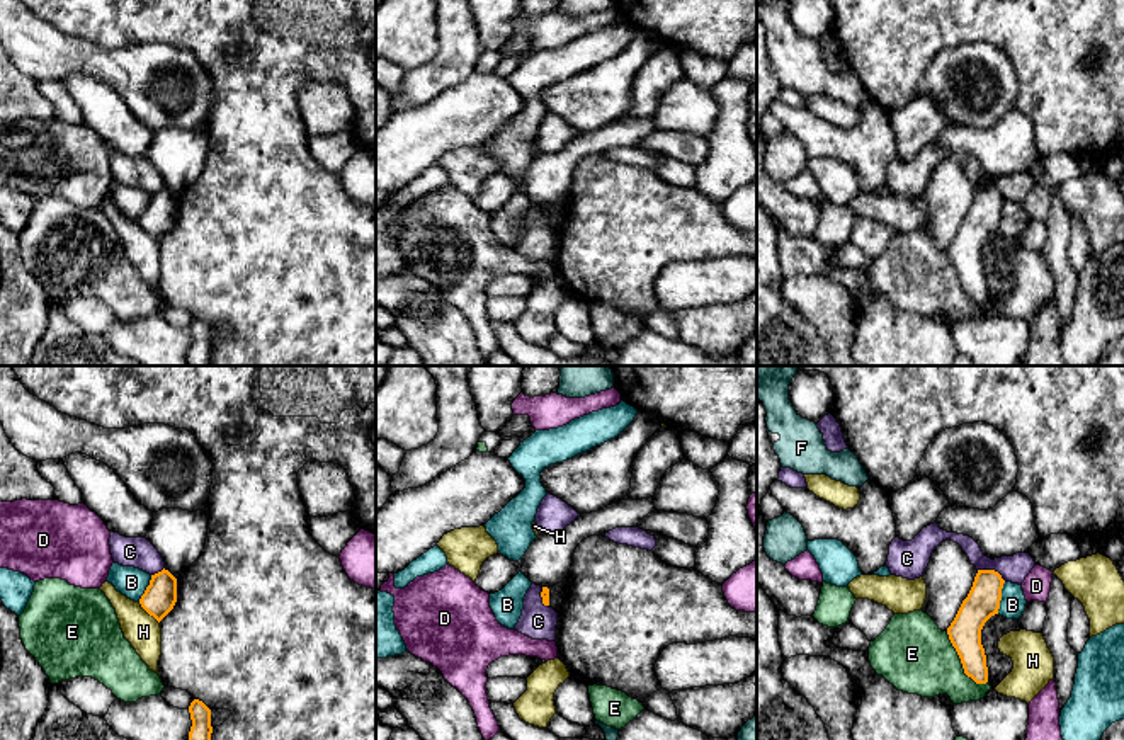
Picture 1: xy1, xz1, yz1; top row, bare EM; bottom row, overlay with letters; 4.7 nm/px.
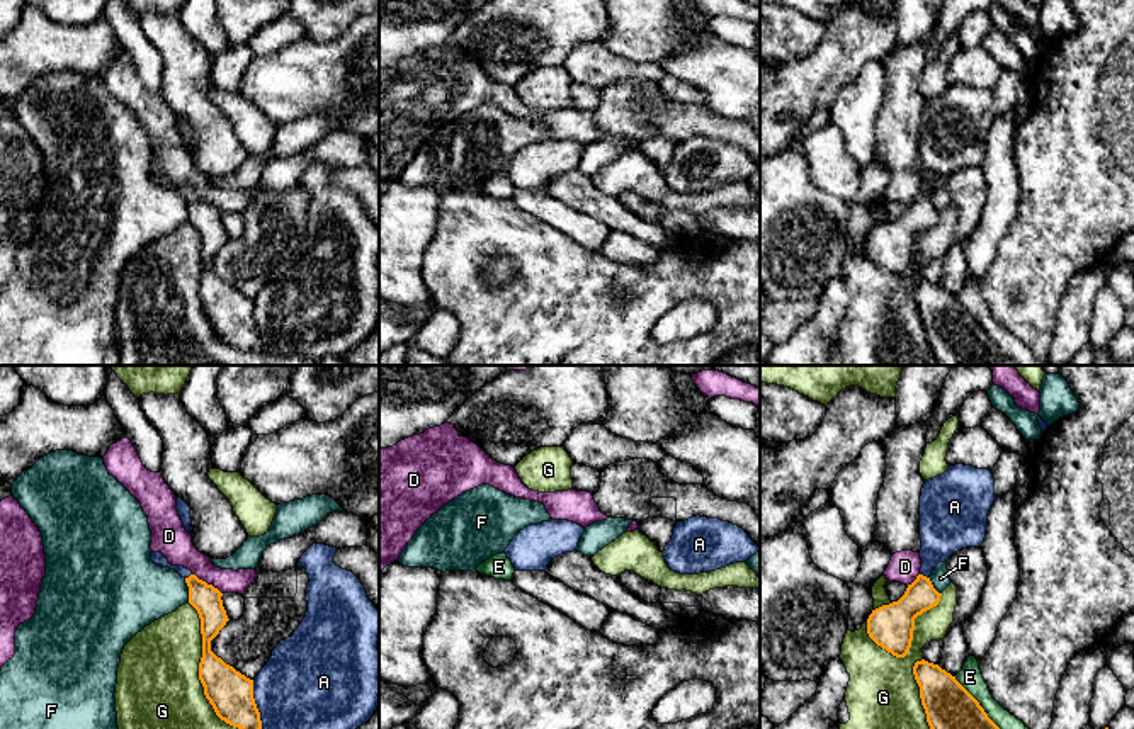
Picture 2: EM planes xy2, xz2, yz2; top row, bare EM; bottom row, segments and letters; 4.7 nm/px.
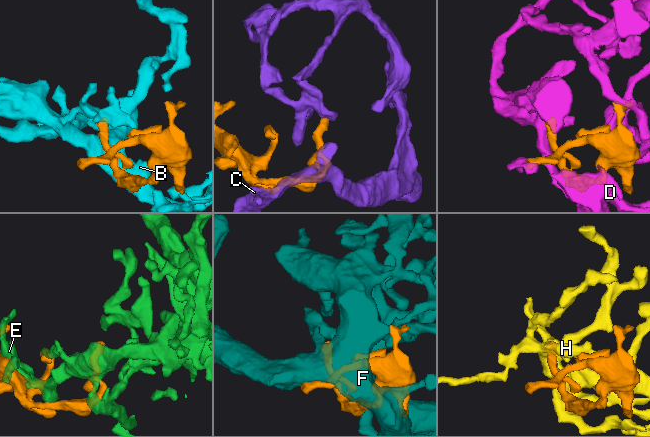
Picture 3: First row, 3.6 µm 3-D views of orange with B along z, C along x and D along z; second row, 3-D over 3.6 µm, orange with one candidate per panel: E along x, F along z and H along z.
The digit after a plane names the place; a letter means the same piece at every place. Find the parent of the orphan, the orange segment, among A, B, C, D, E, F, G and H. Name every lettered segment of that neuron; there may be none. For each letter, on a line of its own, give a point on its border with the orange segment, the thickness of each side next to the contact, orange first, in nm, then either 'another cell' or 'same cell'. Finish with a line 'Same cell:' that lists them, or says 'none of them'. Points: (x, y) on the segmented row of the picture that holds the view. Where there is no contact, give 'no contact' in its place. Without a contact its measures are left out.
A: meets orange in xy2 at (255, 704); 200 nm thick on the orange side, 420 nm on the other; same cell
B: meets orange in yz1 at (1000, 597); 160 nm thick on the orange side, 120 nm on the other; another cell
C: meets orange in yz1 at (992, 570); 160 nm thick on the orange side, 130 nm on the other; another cell
D: meets orange in xy2 at (206, 583); 140 nm thick on the orange side, 160 nm on the other; another cell
E: meets orange in yz1 at (961, 662); 160 nm thick on the orange side, 340 nm on the other; another cell
F: meets orange in xy2 at (189, 590); 140 nm thick on the orange side, 320 nm on the other; another cell
G: meets orange in xy2 at (199, 670); 200 nm thick on the orange side, 400 nm on the other; another cell
H: meets orange in xy1 at (148, 613); 160 nm thick on the orange side, 170 nm on the other; another cell
Same cell: A

